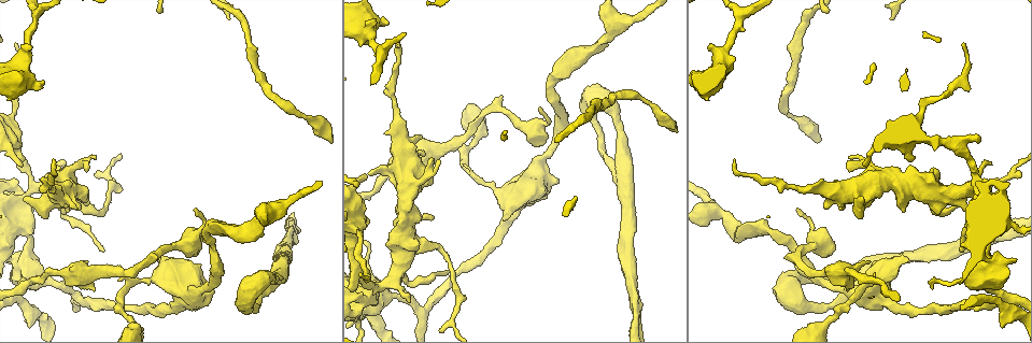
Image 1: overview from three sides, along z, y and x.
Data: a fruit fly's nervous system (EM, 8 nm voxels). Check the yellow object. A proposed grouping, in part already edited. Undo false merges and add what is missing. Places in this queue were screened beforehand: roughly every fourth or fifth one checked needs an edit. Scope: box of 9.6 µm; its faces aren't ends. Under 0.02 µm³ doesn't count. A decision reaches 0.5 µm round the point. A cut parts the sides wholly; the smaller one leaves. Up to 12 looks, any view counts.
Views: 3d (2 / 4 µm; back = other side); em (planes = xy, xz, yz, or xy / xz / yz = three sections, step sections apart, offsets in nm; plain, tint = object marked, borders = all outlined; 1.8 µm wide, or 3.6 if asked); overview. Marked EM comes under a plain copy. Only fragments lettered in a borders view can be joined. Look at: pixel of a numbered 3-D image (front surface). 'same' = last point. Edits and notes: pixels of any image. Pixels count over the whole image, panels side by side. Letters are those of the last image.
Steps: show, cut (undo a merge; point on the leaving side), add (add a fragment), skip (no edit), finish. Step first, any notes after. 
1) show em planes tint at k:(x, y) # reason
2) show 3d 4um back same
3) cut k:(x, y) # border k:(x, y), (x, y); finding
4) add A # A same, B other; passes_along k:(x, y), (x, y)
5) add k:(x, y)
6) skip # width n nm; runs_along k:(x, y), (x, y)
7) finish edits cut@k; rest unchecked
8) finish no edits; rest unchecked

show em planes borders at 1:(39, 179) # an open end

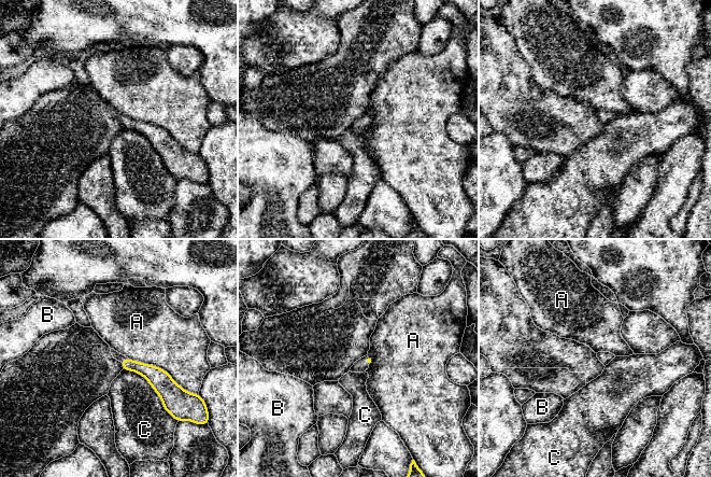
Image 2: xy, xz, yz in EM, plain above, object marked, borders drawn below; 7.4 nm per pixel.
skip # A other, B other, C other; none of them fits

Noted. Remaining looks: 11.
show em 3.6um xy step 8 borders at 1:(932, 287) # thin end

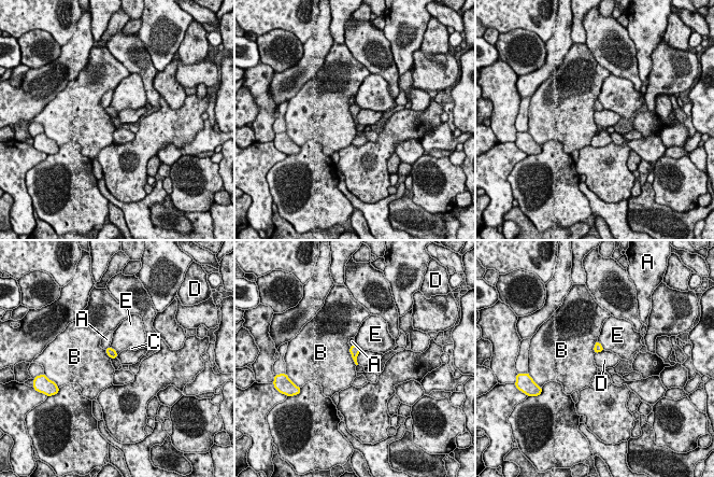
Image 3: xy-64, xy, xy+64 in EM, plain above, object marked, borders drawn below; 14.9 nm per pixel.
show em 3.6um planes borders same

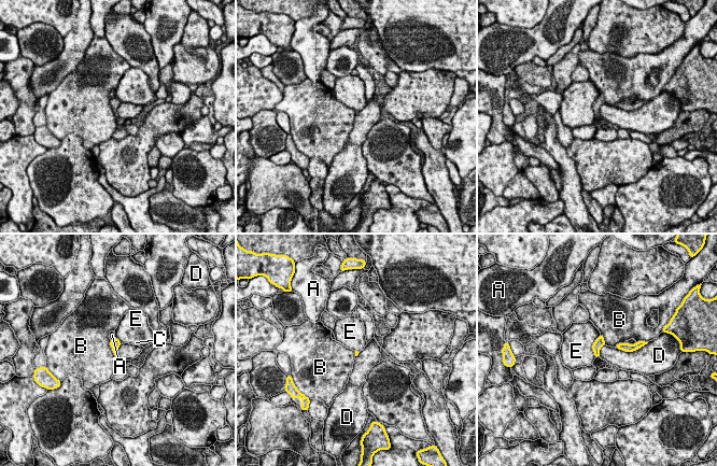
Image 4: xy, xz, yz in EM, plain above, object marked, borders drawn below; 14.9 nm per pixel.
skip # longest_contact E 360 nm; A other, B other, C other, D other, E other; none of them fits

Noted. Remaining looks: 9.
show em xz step 8 borders at 1:(87, 262) # thin end

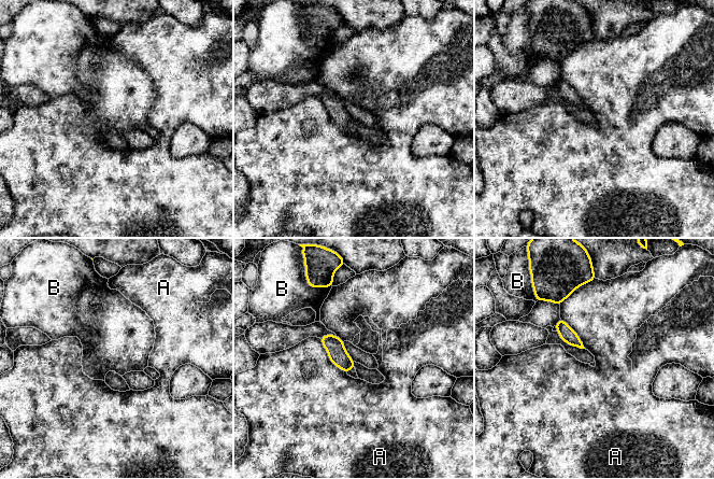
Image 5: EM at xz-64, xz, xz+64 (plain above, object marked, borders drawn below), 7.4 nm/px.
show em planes borders same

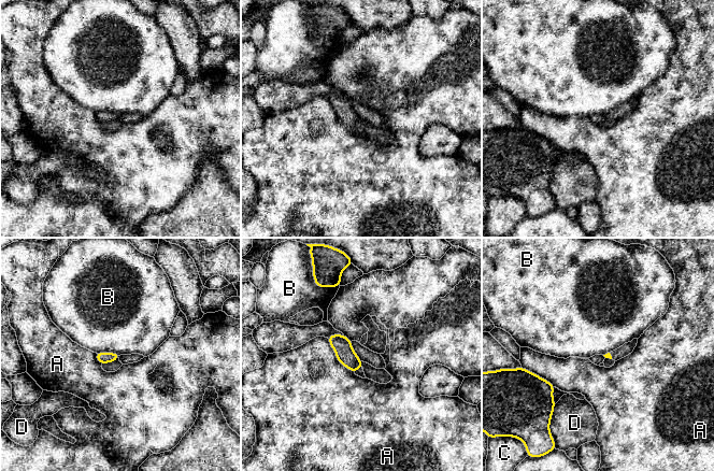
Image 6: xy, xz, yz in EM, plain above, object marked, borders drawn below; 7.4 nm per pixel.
skip # A other, B other, C other, D other; border 6:(96, 352), (114, 352), (119, 355); none of them fits

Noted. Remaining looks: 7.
show em yz step 16 tint at 1:(495, 190) # calibre changes

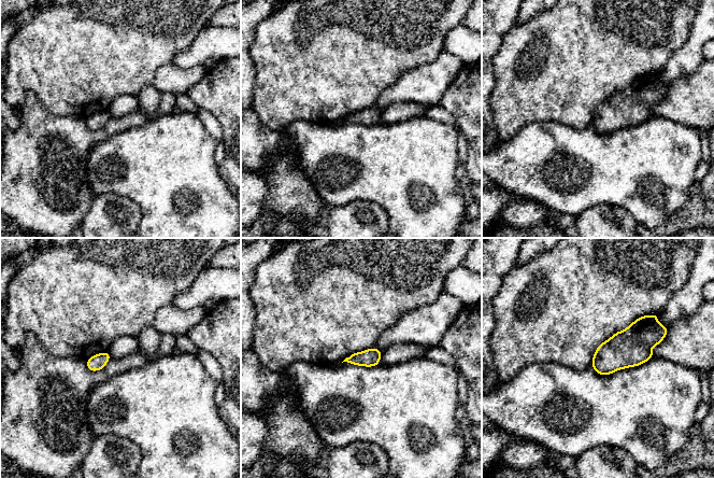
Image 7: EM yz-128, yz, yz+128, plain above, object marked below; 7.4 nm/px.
show em planes borders same

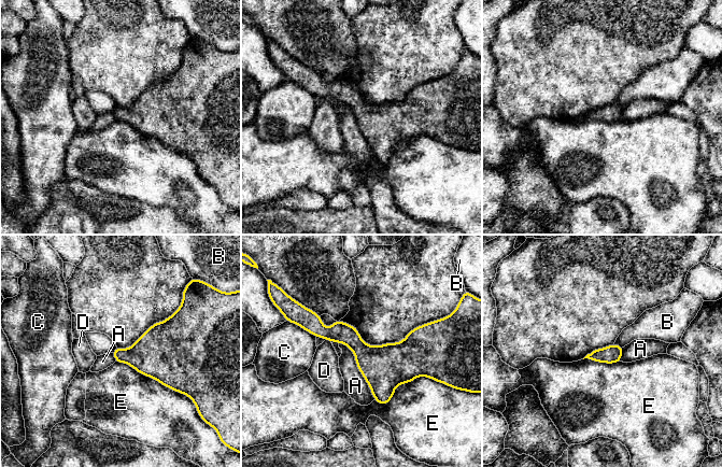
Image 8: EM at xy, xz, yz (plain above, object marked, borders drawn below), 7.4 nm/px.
skip # width 130 nm; A other, B other, C other, D other, E other; runs_along 8:(306, 324), (366, 354), (426, 350); all the same neuron

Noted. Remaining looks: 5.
show 3d 4um back at 1:(385, 24) # stops while still wide

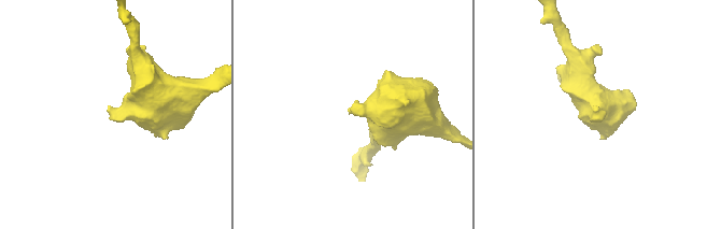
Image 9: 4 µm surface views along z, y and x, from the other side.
show em planes tint at 9:(594, 105) # need the tissue

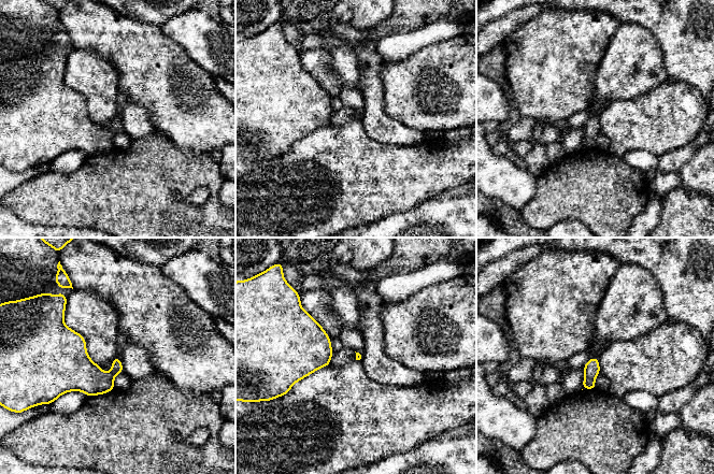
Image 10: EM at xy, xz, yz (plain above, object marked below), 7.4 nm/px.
show em planes borders same

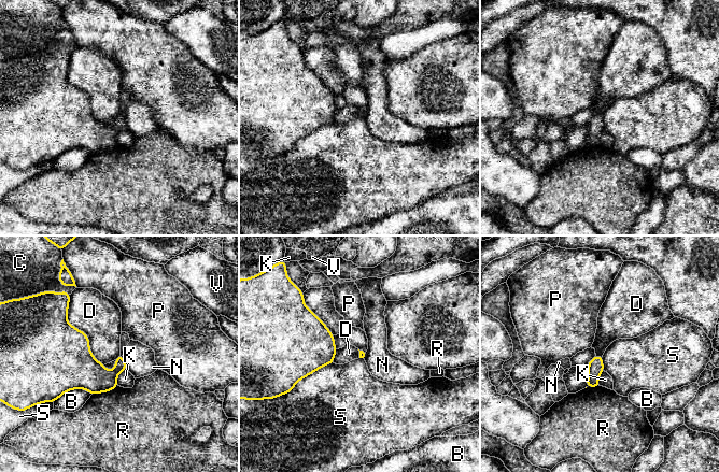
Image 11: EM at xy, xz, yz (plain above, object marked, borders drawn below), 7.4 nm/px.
skip # B other, C other, D other, K other, N other, P other, R other, S other, V other; none of them fits

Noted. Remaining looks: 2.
finish no edits; rest unchecked

